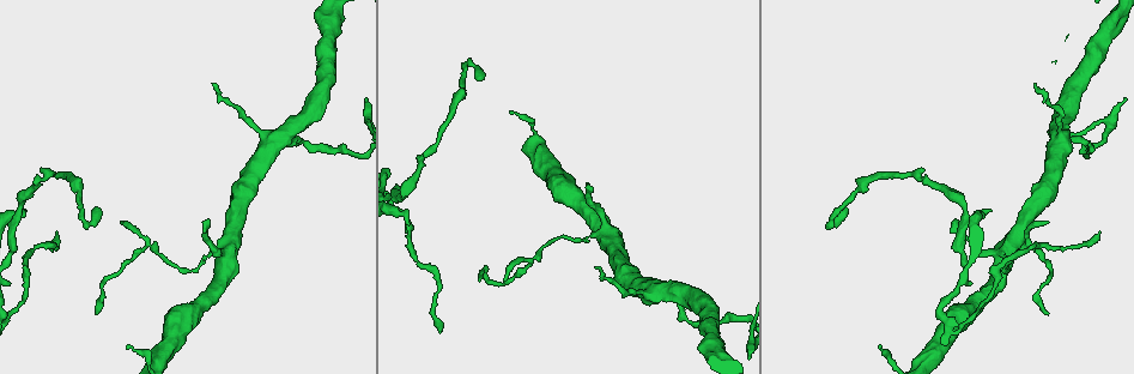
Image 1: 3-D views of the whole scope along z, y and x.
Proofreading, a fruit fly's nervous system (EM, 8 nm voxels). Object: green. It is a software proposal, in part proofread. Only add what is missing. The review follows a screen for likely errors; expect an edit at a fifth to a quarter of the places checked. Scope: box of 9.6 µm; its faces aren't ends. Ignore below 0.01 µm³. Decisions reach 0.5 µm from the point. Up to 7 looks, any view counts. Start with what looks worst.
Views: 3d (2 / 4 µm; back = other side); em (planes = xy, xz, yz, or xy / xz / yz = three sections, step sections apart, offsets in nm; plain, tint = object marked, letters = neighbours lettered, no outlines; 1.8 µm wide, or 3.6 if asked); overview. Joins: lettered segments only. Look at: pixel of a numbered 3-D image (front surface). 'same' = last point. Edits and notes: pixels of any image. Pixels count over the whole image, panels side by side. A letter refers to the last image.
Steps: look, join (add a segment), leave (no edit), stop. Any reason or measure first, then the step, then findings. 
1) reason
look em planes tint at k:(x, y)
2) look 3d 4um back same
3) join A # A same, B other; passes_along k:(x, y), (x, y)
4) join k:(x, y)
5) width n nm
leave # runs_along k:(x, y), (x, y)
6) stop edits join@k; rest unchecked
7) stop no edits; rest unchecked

sharp bend
look em planes letters at 1:(77, 206)

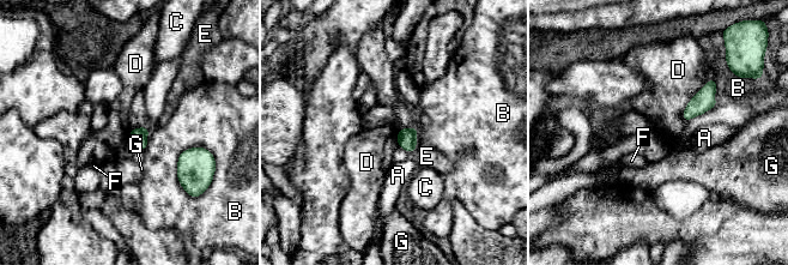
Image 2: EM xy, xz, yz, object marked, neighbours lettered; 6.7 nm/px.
leave # A other, B other, C other, D other, E other, F other, G other; border 2:(715, 79), (691, 98), (684, 120); no lettered segment goes on from it

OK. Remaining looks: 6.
three-way junction
look 3d 2um at 1:(968, 219)

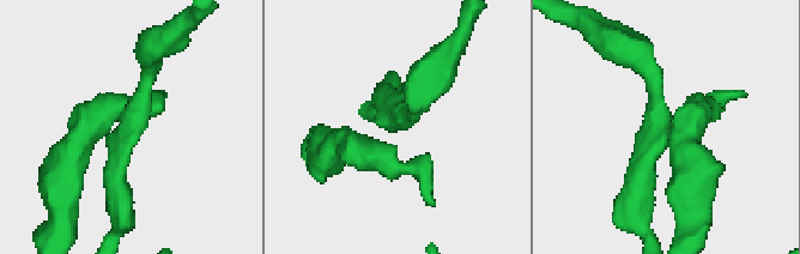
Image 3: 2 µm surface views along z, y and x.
look em xy step 8 tint at 3:(664, 119)

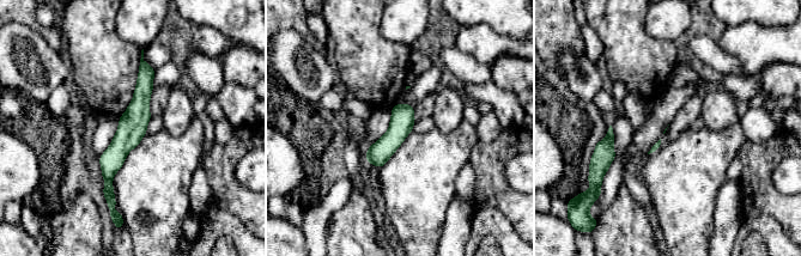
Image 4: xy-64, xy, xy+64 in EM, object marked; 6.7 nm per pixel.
cut it another way
look em planes letters same

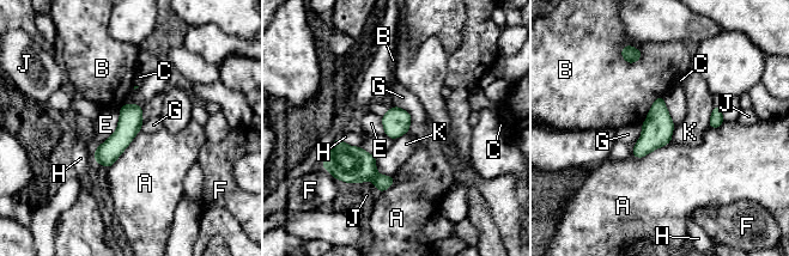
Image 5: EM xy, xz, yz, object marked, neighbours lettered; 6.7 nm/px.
leave # A other, B other, C other, E other, F other, G other, H other, J other, K other; runs_along 5:(139, 109), (125, 134), (98, 160); no lettered segment goes on from it

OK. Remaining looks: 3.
long arm stops here
look 3d 2um at 1:(1099, 233)

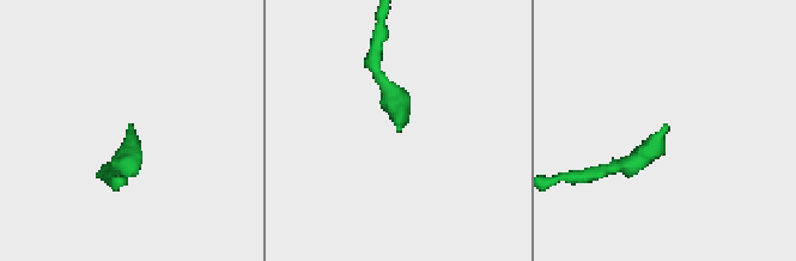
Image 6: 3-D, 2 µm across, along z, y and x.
now the EM
look em 3.6um yz step 8 letters at 6:(128, 130)

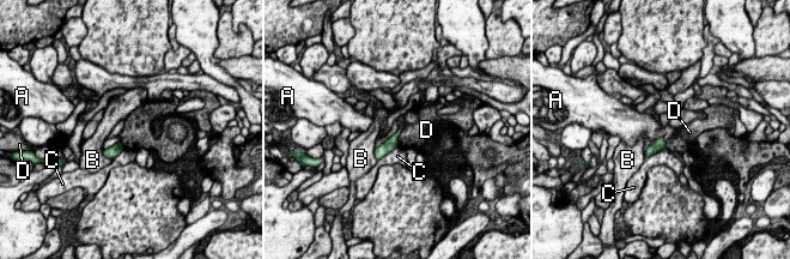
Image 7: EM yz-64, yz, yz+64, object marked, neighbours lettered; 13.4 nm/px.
leave # A other, B other, C other, D other; border 7:(401, 131), (396, 145); no lettered segment goes on from it

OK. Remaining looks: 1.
stop no edits; rest unchecked

